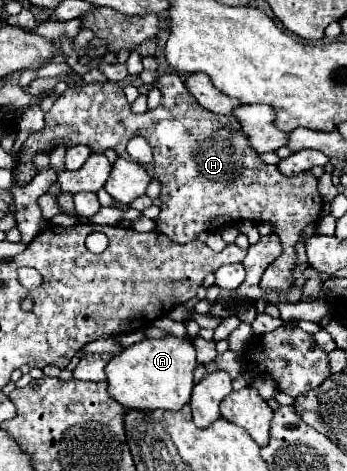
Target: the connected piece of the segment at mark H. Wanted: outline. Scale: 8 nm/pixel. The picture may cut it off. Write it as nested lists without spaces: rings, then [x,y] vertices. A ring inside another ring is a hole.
[[[168,73],[162,75],[156,83],[156,87],[162,91],[162,103],[156,109],[148,109],[146,113],[138,115],[132,111],[132,105],[126,101],[124,91],[118,83],[102,83],[102,85],[84,85],[80,89],[76,87],[68,87],[62,95],[58,95],[58,99],[54,101],[52,109],[46,113],[46,127],[34,135],[30,135],[30,139],[26,139],[24,143],[24,153],[18,159],[16,165],[16,173],[18,173],[18,185],[28,183],[34,175],[36,169],[32,165],[32,155],[36,151],[52,151],[58,145],[90,145],[92,151],[104,151],[108,147],[112,147],[118,157],[128,157],[126,153],[126,143],[132,135],[142,135],[148,139],[150,147],[152,147],[152,163],[146,165],[148,173],[152,179],[158,179],[162,185],[162,207],[160,207],[160,215],[154,219],[156,221],[156,229],[160,233],[164,233],[166,237],[170,237],[172,241],[178,243],[188,243],[194,241],[202,231],[214,231],[222,225],[228,223],[238,223],[238,221],[254,221],[254,223],[270,223],[274,227],[274,235],[280,237],[282,243],[282,253],[280,257],[264,271],[262,281],[260,281],[260,289],[264,293],[290,293],[292,291],[292,275],[294,275],[294,267],[296,267],[296,249],[294,245],[300,241],[302,231],[314,223],[320,213],[322,213],[322,197],[316,189],[316,177],[306,171],[294,177],[286,177],[282,173],[278,173],[276,165],[266,165],[264,161],[260,161],[258,153],[254,153],[254,149],[250,149],[250,145],[246,145],[246,137],[242,137],[242,129],[238,129],[238,121],[234,121],[234,117],[230,115],[214,115],[208,109],[202,109],[194,97],[188,93],[188,89],[184,87],[182,79],[176,73]]]

